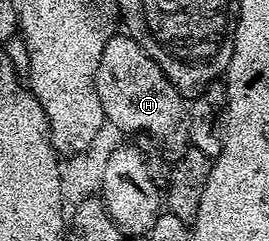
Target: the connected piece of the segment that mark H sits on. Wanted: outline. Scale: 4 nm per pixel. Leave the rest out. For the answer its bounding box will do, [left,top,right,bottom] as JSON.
[94,33,190,159]

